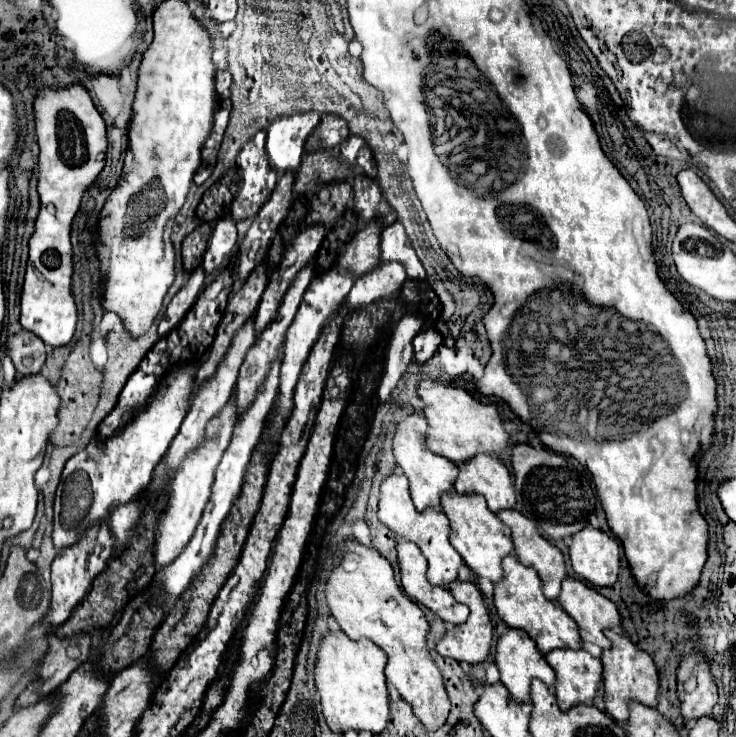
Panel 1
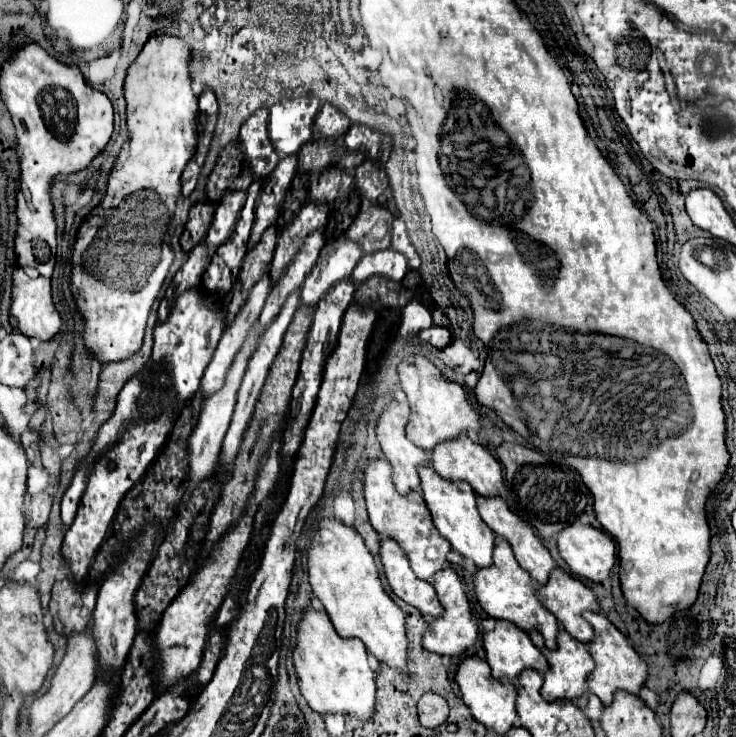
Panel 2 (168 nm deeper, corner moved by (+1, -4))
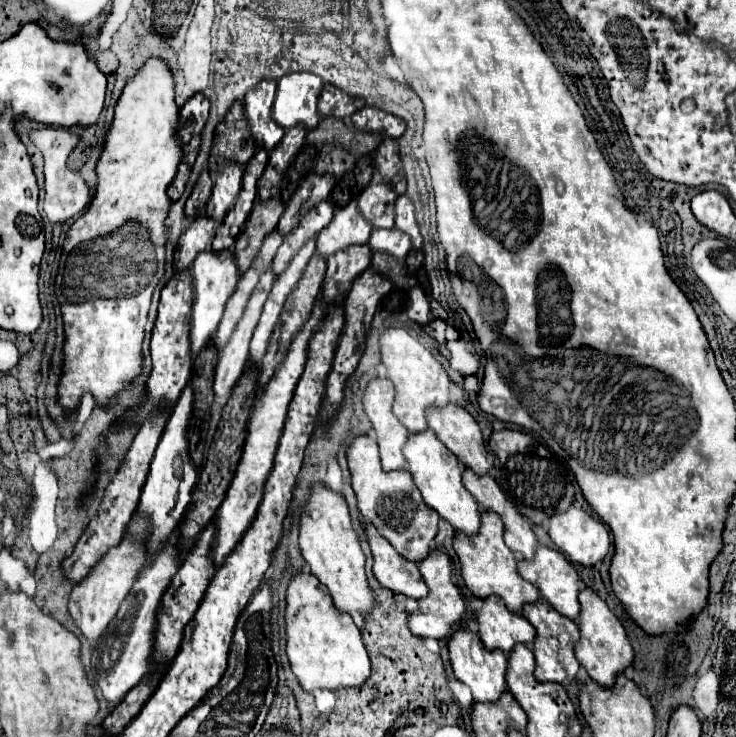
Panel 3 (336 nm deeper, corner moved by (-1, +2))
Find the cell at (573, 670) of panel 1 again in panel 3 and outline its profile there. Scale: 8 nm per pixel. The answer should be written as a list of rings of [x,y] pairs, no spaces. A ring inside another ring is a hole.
[[[545,600],[537,602],[537,604],[527,604],[523,606],[521,612],[537,630],[537,638],[533,642],[533,654],[535,654],[535,678],[539,682],[557,682],[563,684],[573,682],[577,678],[579,672],[579,662],[575,658],[575,644],[579,642],[579,628],[573,620],[569,620],[567,616],[561,616],[557,610],[553,610],[553,606],[549,606]]]

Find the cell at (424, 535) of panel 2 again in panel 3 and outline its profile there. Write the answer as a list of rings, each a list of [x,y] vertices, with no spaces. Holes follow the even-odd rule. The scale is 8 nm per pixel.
[[[371,436],[355,438],[347,448],[347,460],[353,480],[353,490],[357,494],[359,512],[367,522],[371,522],[391,546],[411,562],[421,562],[433,550],[433,538],[439,532],[439,514],[423,504],[421,492],[407,470],[383,472],[379,460],[379,446]]]

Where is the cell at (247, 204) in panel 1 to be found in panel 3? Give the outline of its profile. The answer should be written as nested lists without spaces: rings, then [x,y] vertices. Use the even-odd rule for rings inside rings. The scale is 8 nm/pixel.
[[[265,80],[259,82],[247,96],[245,96],[245,114],[251,128],[251,134],[257,142],[257,148],[271,152],[277,142],[283,138],[283,130],[273,122],[271,106],[275,98],[275,82]]]

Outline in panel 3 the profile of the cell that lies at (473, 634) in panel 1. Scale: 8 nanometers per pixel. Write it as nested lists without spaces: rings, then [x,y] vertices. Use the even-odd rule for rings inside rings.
[[[433,550],[421,564],[419,564],[421,576],[425,578],[429,586],[429,596],[419,600],[419,610],[409,616],[409,628],[415,636],[419,638],[435,638],[435,640],[445,640],[449,638],[461,624],[465,624],[467,618],[467,608],[465,602],[457,590],[457,586],[451,582],[451,562],[449,556]]]

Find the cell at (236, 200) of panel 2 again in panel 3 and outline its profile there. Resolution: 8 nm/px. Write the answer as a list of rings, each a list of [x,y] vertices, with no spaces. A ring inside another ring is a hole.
[[[225,164],[219,168],[213,184],[213,194],[205,208],[209,218],[223,222],[225,214],[233,208],[233,202],[237,202],[237,194],[241,192],[241,176],[243,168],[237,164]]]

